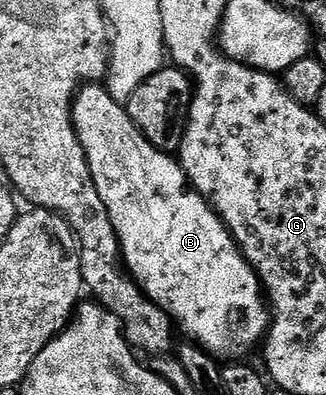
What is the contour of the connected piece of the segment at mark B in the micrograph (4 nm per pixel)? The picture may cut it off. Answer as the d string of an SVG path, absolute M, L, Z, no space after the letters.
M91 83L83 85L77 90L76 96L72 101L72 120L74 123L74 134L78 137L78 141L82 144L82 150L86 156L86 162L90 168L92 179L96 183L96 191L100 195L100 199L104 203L104 207L108 211L108 219L112 223L112 227L118 236L118 247L120 250L121 260L124 262L124 269L132 278L134 284L139 285L149 301L156 303L167 313L179 330L182 329L187 333L189 340L197 345L204 353L209 353L215 359L221 359L226 363L234 363L239 359L246 359L250 352L259 348L260 342L266 334L268 328L268 315L264 302L264 291L260 286L257 276L253 269L246 264L245 258L241 255L241 250L235 244L230 232L217 214L210 208L205 200L194 189L191 189L190 182L186 180L186 176L182 171L181 165L169 152L163 151L155 147L152 143L148 143L142 138L140 132L132 123L132 119L126 114L125 108L119 102L111 99L109 92L101 84Z

